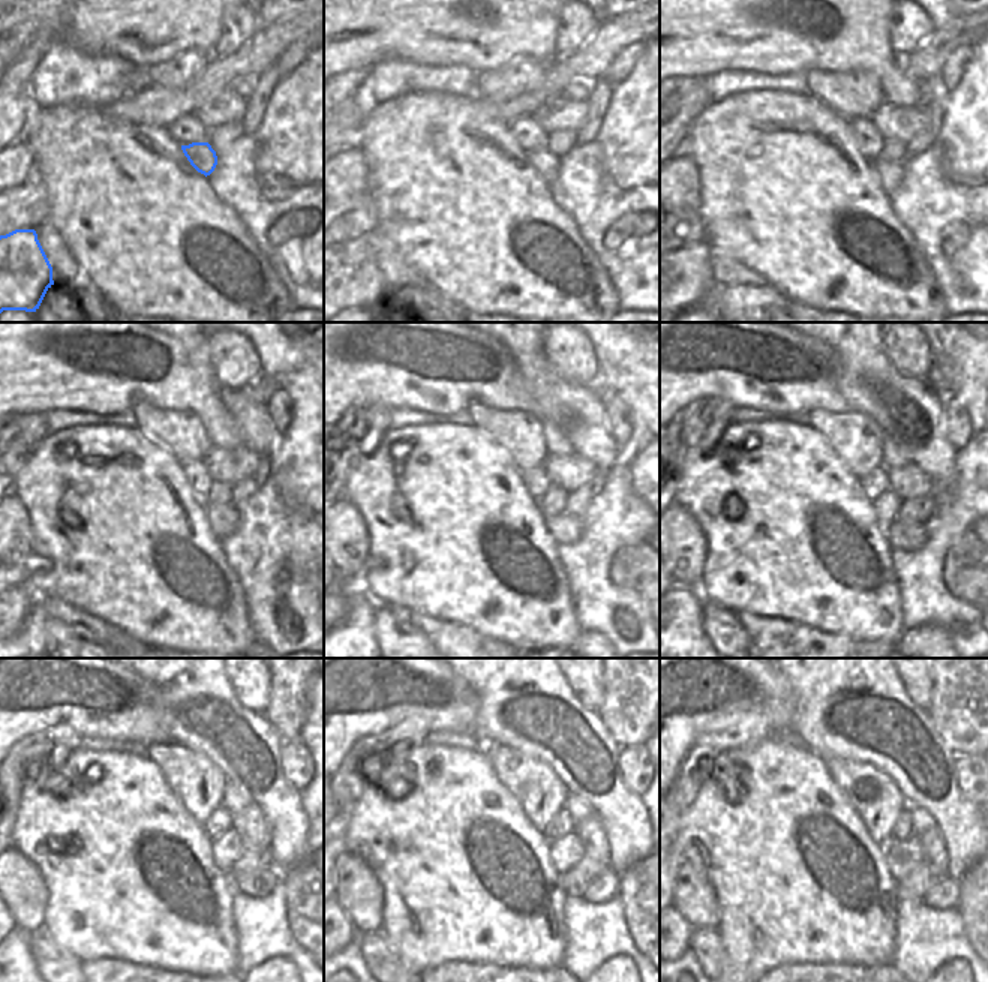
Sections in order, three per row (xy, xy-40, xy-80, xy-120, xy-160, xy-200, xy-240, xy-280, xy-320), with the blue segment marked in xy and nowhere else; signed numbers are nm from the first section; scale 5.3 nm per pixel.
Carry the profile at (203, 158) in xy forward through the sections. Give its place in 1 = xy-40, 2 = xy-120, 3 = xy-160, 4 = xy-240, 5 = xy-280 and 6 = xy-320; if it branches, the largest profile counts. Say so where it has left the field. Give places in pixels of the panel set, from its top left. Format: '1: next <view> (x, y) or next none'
1: next xy-40 (546, 164)
2: next xy-120 (224, 519)
3: next xy-160 (565, 529)
4: next xy-240 (260, 883)
5: next xy-280 (604, 886)
6: next xy-320 (943, 895)

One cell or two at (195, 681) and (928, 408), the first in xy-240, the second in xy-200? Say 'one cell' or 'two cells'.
one cell

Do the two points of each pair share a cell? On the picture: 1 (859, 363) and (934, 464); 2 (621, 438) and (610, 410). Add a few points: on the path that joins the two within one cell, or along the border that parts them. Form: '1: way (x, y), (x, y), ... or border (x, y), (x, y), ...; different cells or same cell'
1: way (889, 381), (913, 396), (930, 413), (934, 434); same cell
2: way (621, 431), (618, 417); same cell

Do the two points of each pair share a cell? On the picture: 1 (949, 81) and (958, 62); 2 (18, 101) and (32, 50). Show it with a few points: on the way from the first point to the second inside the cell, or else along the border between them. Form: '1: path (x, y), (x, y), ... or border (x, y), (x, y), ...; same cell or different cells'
1: path (951, 77), (954, 66); same cell
2: path (18, 89), (18, 74), (27, 62); same cell

